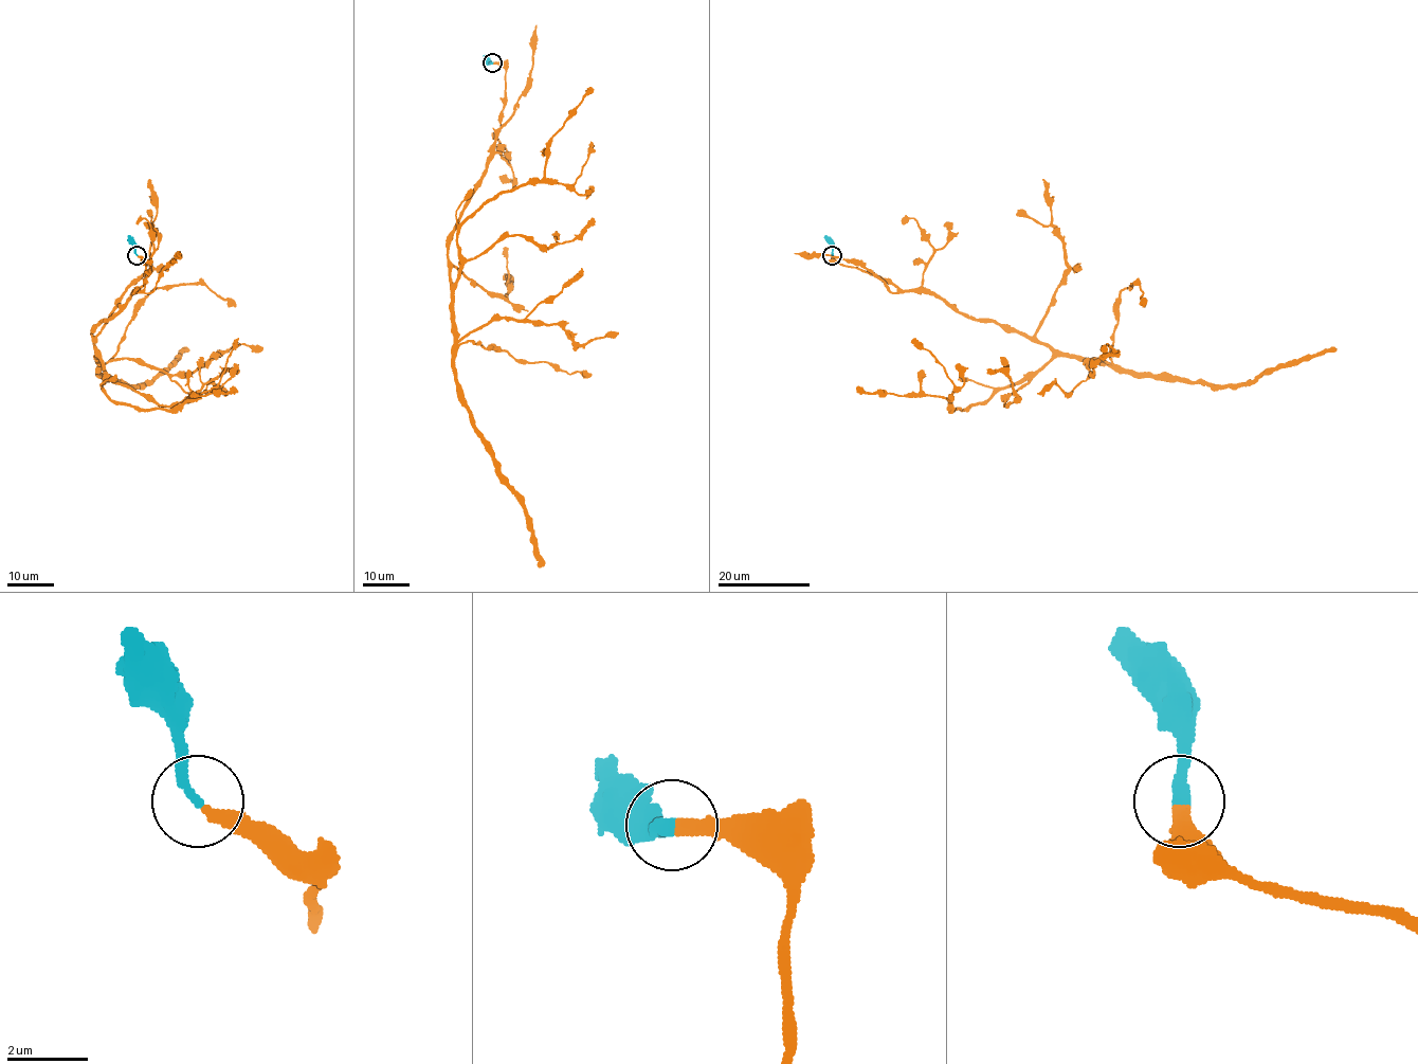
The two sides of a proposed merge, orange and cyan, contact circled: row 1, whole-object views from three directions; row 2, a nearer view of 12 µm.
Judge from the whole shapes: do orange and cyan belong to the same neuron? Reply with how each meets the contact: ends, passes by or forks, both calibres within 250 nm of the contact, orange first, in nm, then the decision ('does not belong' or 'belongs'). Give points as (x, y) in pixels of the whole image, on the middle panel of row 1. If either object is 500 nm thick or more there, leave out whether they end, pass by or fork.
orange ends; cyan ends; calibres 300 and 280 nm; belongs

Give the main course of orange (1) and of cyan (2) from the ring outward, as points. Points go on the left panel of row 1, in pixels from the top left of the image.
1: (137, 255), (144, 256), (149, 264), (145, 287), (92, 332), (97, 371), (113, 381), (146, 384), (186, 346)
2: (137, 254), (134, 241), (129, 235)

